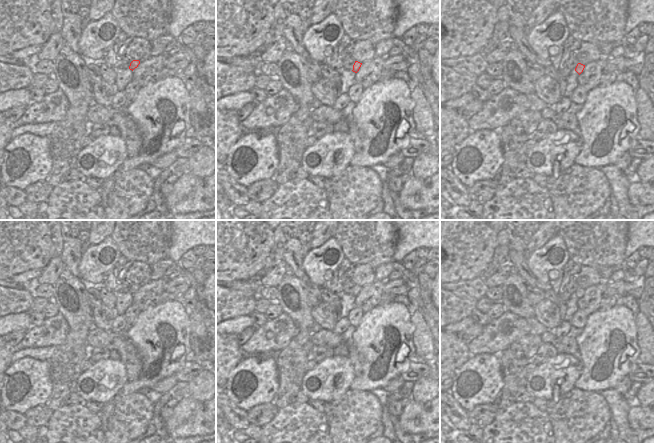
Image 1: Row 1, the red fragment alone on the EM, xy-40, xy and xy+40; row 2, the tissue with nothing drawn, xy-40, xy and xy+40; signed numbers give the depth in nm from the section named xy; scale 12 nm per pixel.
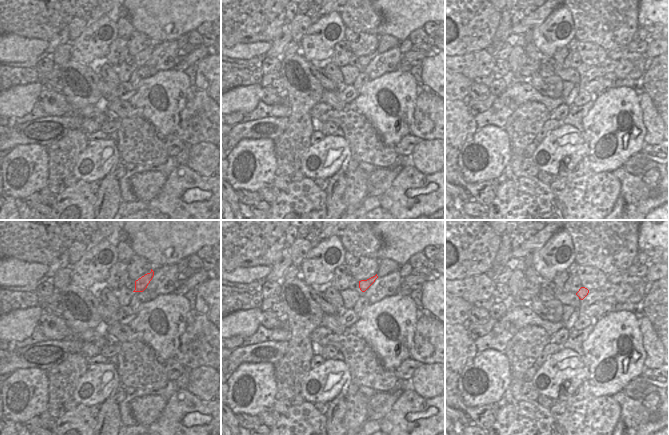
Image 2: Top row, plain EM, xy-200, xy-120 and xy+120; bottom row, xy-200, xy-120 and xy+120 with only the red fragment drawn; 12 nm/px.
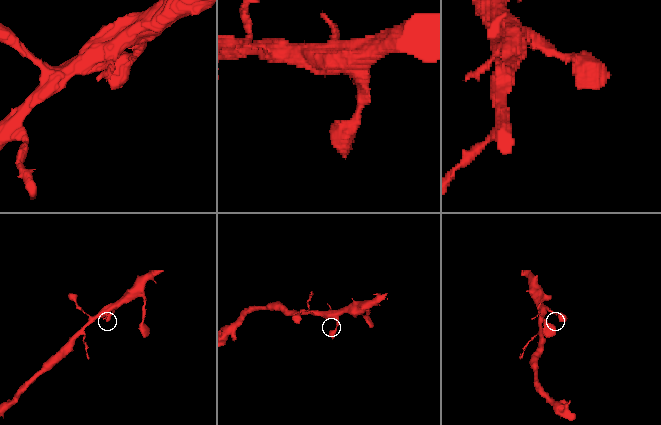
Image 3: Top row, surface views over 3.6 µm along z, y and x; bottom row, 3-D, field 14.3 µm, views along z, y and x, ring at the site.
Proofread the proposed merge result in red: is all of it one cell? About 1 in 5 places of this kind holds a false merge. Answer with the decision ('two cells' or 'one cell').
one cell

